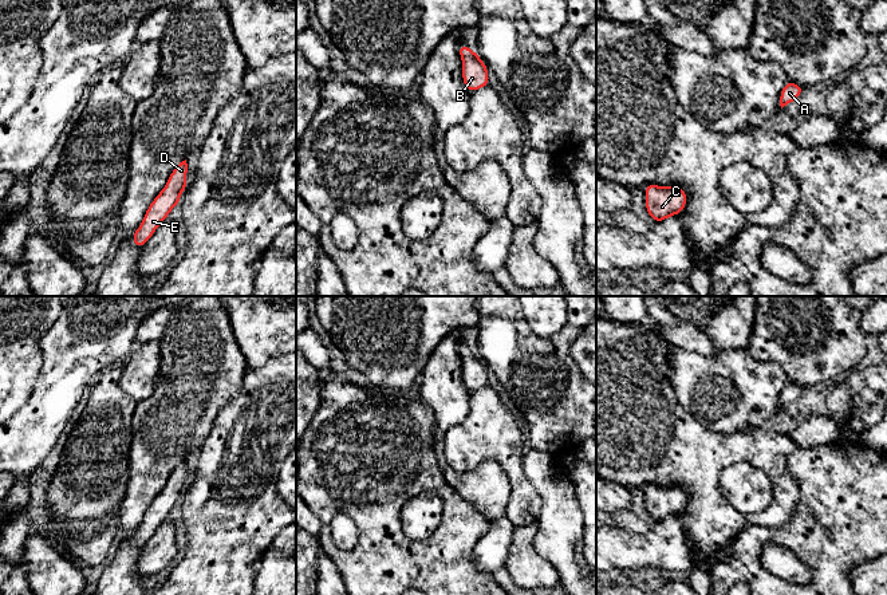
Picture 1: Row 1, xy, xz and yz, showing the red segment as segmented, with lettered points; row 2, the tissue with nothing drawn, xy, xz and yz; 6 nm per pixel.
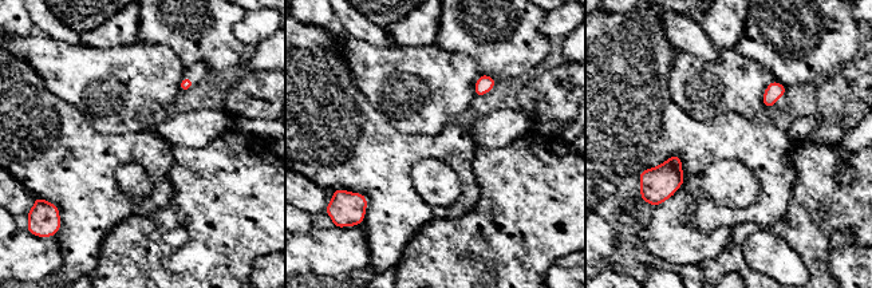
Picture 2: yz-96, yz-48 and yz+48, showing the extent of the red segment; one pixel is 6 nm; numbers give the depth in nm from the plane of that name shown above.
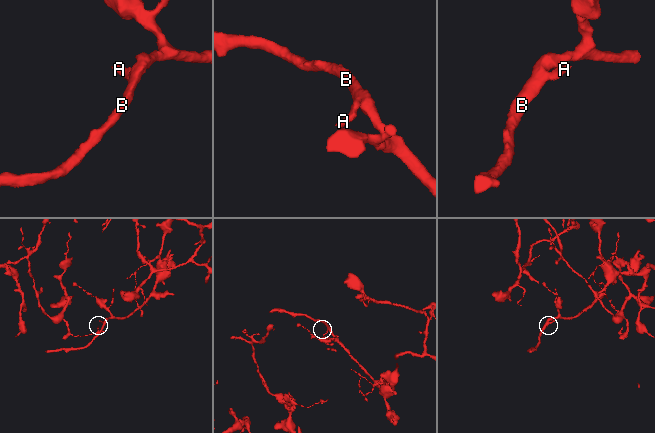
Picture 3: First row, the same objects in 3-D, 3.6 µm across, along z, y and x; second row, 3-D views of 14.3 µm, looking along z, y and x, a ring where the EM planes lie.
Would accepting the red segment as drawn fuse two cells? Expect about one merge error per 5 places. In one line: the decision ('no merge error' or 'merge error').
no merge error

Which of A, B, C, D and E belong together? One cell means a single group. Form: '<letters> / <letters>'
A B C D E

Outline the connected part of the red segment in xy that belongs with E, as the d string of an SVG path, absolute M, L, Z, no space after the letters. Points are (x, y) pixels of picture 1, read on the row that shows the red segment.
M186 159L180 162L172 172L165 188L157 194L149 205L142 224L133 235L133 244L143 247L154 235L159 224L170 214L172 209L178 205L180 197L186 189L188 181Z

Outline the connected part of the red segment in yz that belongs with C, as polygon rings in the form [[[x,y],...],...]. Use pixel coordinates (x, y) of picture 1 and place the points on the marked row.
[[[649,184],[644,193],[647,214],[657,222],[679,214],[686,206],[686,190],[678,186]]]

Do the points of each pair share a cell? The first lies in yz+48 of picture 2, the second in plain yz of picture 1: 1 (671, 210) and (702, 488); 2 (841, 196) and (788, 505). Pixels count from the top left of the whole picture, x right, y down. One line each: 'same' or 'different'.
1: different
2: different

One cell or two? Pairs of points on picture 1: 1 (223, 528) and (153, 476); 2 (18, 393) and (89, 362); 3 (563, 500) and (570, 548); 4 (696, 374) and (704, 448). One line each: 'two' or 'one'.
1: two
2: two
3: one
4: two

